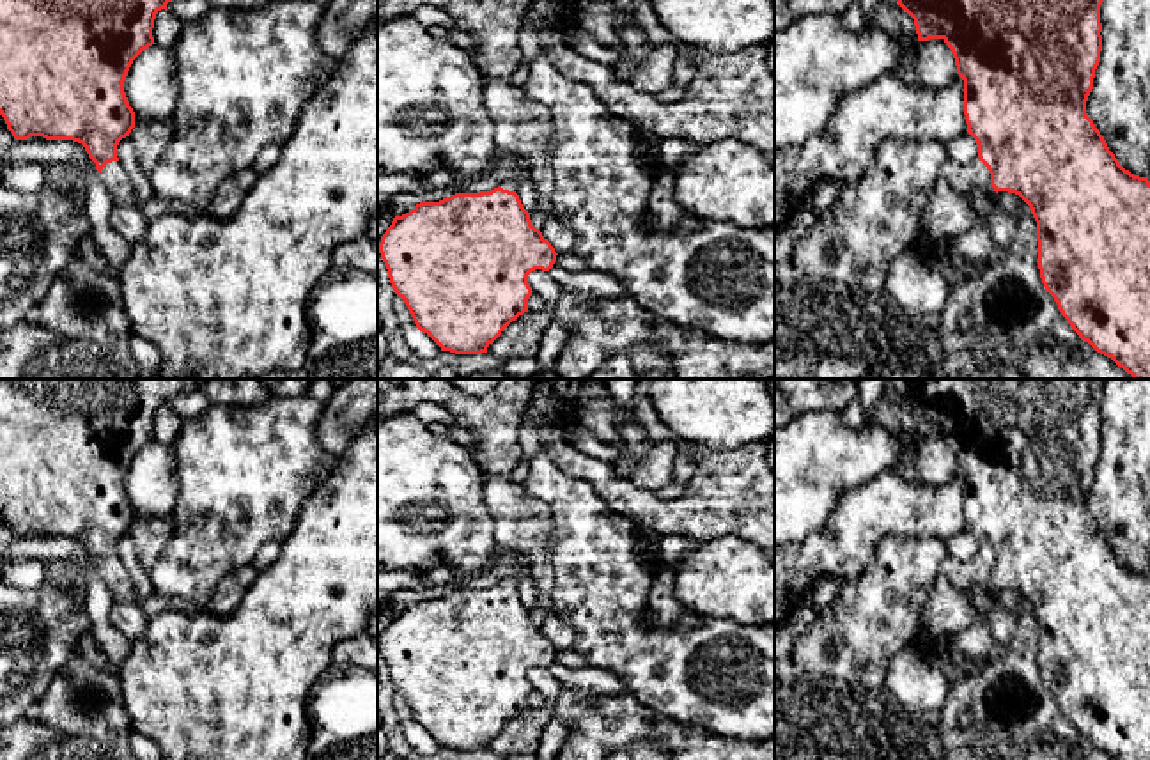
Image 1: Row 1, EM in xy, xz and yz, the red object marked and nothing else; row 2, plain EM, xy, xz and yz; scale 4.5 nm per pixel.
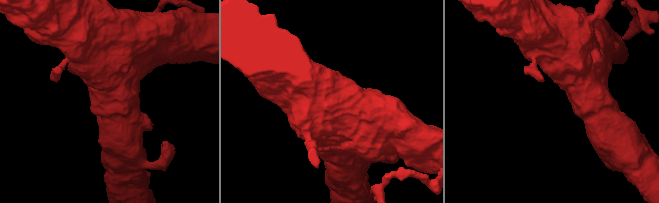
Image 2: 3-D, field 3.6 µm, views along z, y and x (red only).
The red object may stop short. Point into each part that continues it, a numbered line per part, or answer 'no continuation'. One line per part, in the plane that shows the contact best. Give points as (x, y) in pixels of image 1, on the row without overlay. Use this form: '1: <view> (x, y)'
1: yz (966, 576)

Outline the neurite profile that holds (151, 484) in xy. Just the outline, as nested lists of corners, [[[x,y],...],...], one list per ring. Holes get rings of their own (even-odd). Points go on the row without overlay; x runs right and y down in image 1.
[[[158,441],[144,446],[128,468],[124,489],[135,508],[135,521],[170,517],[179,494],[172,446]]]

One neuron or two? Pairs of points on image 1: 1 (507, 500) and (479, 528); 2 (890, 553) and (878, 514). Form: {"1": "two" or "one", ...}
{"1": "two", "2": "two"}

